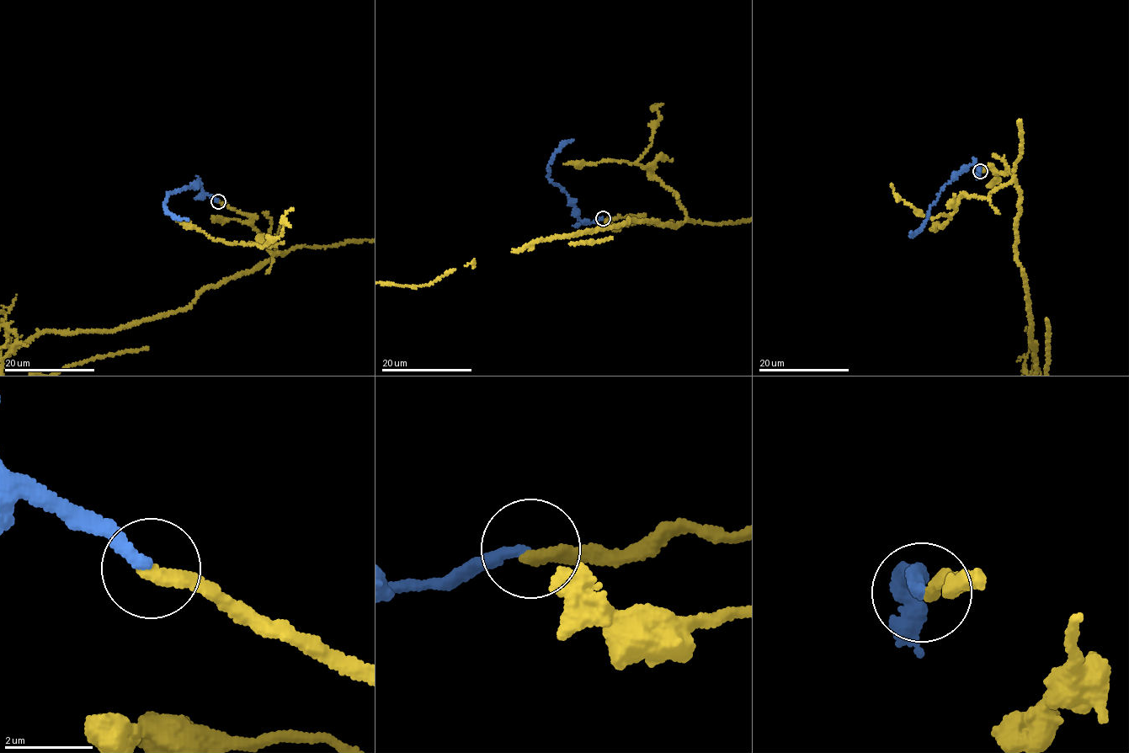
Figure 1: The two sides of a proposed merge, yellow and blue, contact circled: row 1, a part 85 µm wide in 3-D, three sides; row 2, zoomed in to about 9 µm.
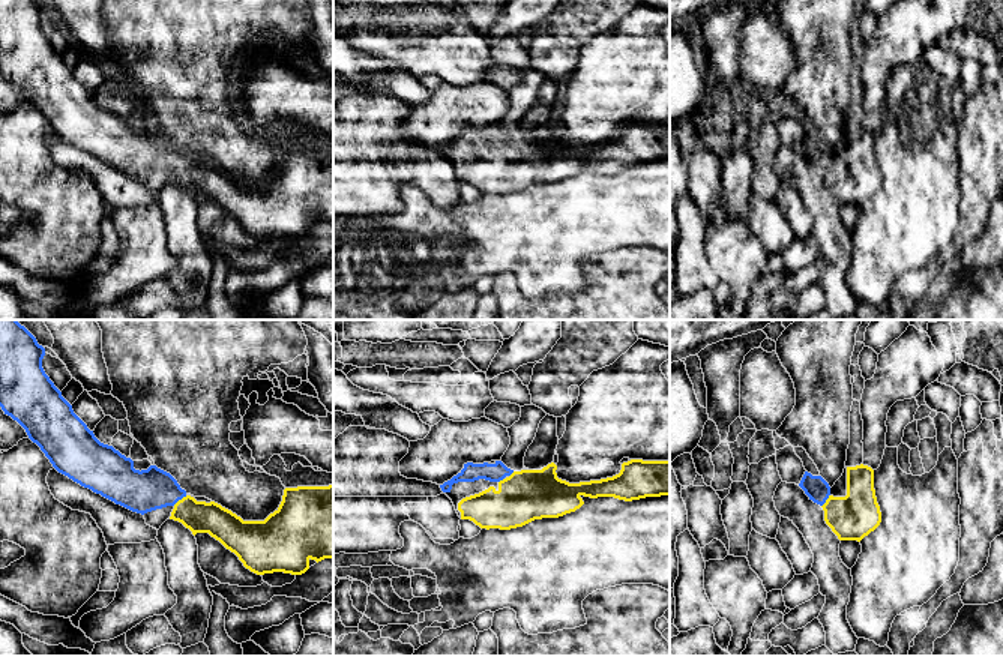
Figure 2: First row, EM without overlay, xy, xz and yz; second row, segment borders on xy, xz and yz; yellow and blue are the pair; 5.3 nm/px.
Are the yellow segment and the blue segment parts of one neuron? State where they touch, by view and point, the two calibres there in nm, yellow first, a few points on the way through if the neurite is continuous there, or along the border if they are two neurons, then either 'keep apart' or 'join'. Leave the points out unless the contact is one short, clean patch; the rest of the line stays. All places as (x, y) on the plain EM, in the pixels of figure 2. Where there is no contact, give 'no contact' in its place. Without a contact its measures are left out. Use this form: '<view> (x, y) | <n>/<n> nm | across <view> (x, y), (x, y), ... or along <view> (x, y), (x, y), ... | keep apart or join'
xy (179, 164) | 170/220 nm | across xy (200, 180), (194, 179), (179, 164), (165, 155), (143, 155) | join

